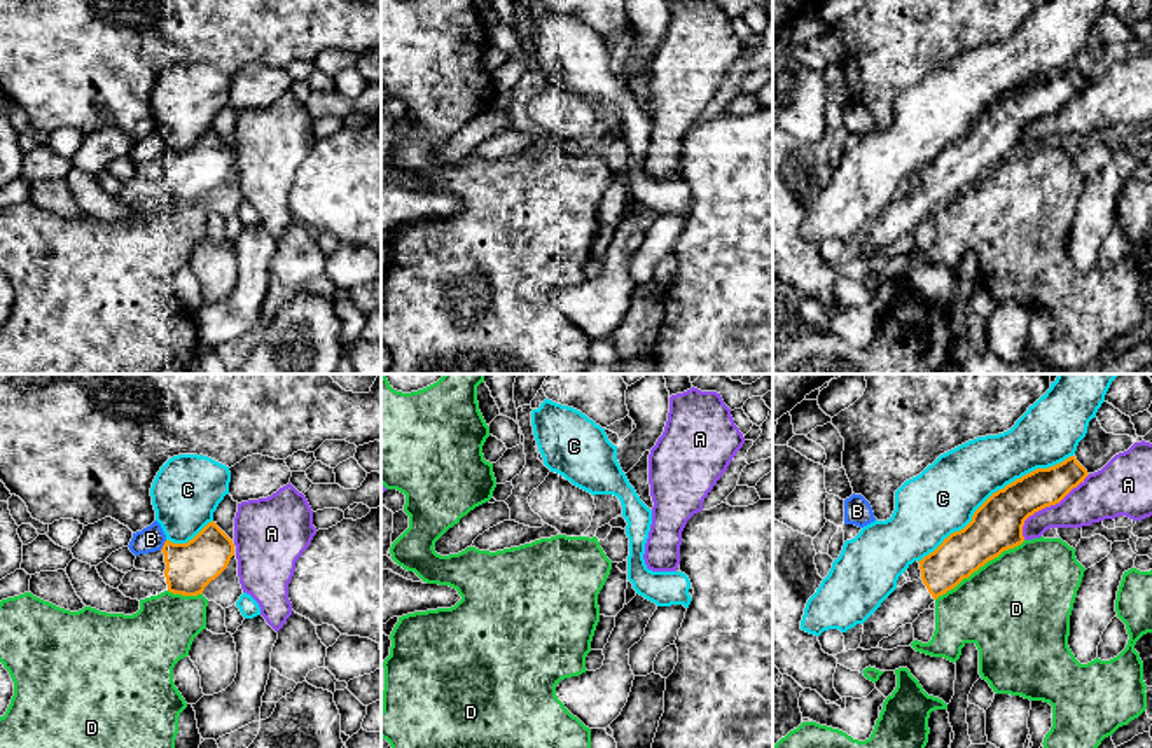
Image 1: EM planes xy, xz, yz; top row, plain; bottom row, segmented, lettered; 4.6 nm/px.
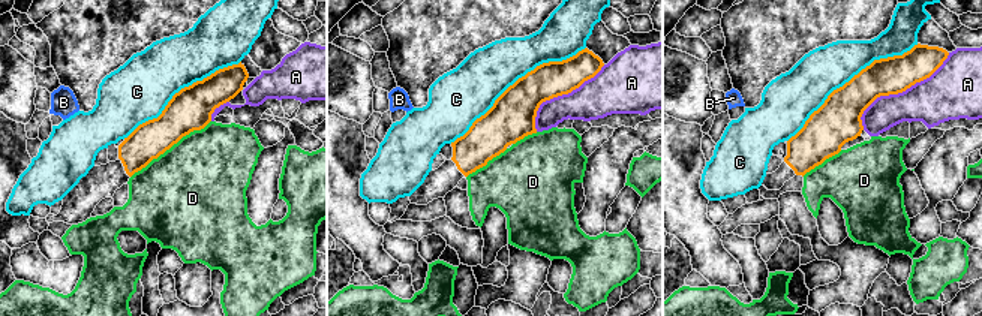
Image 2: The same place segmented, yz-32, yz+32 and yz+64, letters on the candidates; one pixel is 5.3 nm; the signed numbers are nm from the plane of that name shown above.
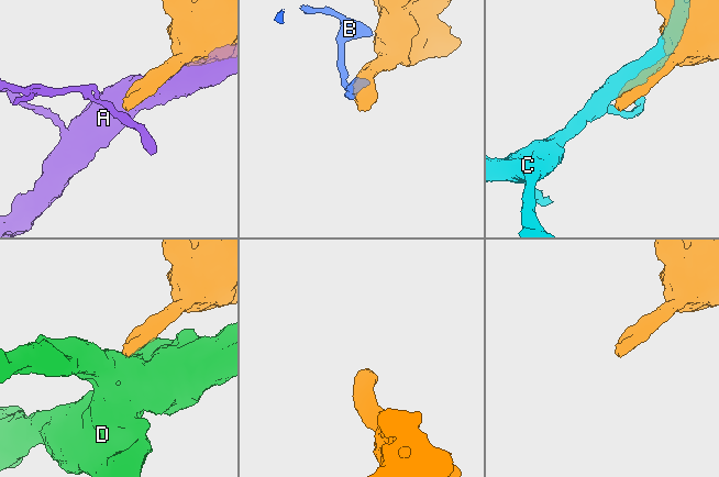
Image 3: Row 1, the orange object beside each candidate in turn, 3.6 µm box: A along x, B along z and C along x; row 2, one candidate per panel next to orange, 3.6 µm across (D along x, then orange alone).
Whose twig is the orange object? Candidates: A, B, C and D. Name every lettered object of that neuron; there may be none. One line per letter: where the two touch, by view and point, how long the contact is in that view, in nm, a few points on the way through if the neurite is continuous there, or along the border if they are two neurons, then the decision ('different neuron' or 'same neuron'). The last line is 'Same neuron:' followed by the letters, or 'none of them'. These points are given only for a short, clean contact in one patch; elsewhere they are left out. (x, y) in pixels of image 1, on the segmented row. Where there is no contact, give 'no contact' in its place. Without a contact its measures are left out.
A: yz (1047, 505) | 440 nm | different neuron
B: xy (163, 546) | 60 nm | different neuron
C: yz (993, 493) | 850 nm | different neuron
D: yz (979, 567) | 500 nm | different neuron
Same neuron: none of them

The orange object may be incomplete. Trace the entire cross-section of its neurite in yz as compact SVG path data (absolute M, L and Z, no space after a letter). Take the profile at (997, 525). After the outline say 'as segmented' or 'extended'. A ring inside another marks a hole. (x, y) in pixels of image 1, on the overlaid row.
M1075 456L1037 468L993 493L960 531L920 563L921 577L897 587L864 622L860 648L879 648L883 638L913 624L930 605L963 578L1024 542L1024 521L1035 512L1059 503L1087 477Z; extended

